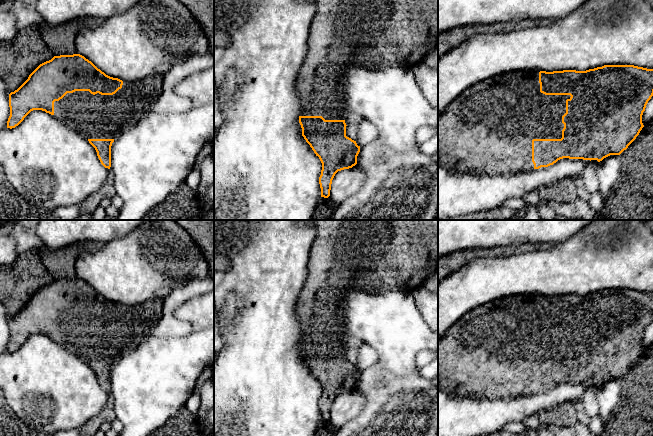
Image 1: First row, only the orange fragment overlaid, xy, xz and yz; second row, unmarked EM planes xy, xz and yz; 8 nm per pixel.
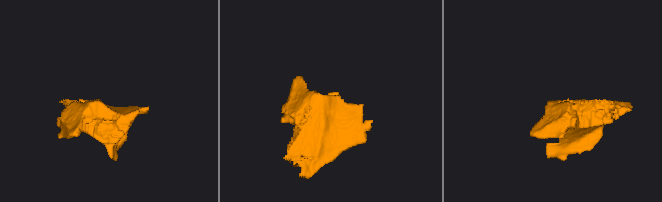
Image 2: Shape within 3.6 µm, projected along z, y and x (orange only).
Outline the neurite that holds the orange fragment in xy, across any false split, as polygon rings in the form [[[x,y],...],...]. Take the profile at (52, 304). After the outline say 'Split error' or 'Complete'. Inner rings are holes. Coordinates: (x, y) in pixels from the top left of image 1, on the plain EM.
[[[80,278],[54,280],[51,284],[40,288],[17,314],[9,318],[10,340],[7,352],[18,350],[33,334],[45,335],[87,363],[95,372],[101,388],[110,393],[112,367],[129,349],[136,346],[152,331],[160,321],[162,313],[163,299],[161,298],[136,306],[125,306],[106,299]]]. Split error

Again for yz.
[[[604,289],[586,295],[515,295],[480,305],[465,313],[438,337],[438,385],[460,395],[482,394],[489,399],[509,399],[553,389],[563,382],[602,385],[610,379],[620,379],[636,363],[644,351],[642,339],[653,320],[653,293],[634,289]]]. Split error

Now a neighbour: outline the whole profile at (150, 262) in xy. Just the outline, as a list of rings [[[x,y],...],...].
[[[157,220],[138,226],[98,251],[80,255],[75,272],[106,299],[136,306],[157,298],[164,300],[175,288],[209,277],[209,266],[191,235],[176,220]]]

